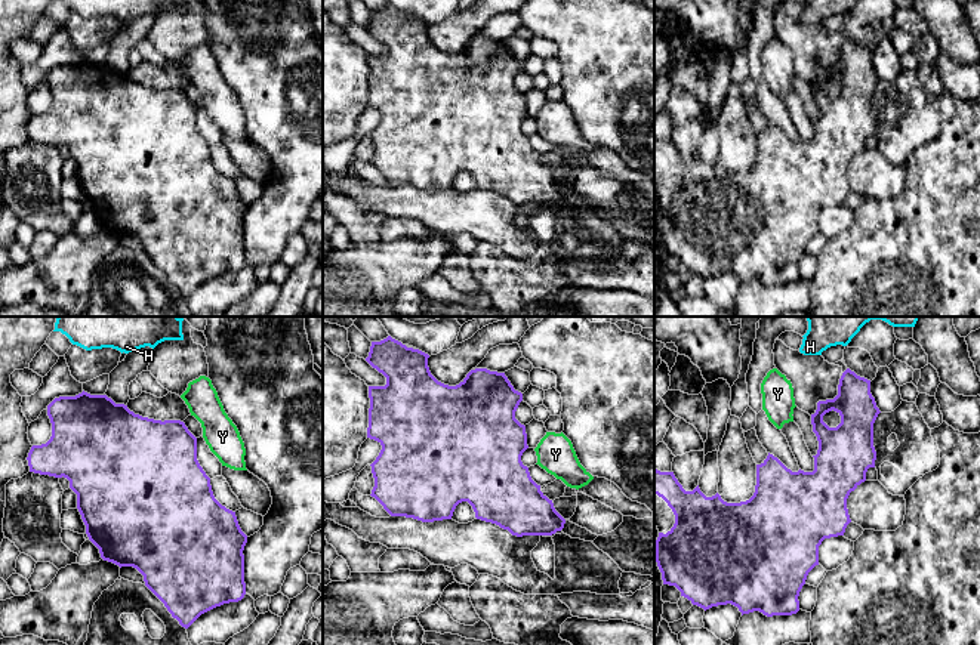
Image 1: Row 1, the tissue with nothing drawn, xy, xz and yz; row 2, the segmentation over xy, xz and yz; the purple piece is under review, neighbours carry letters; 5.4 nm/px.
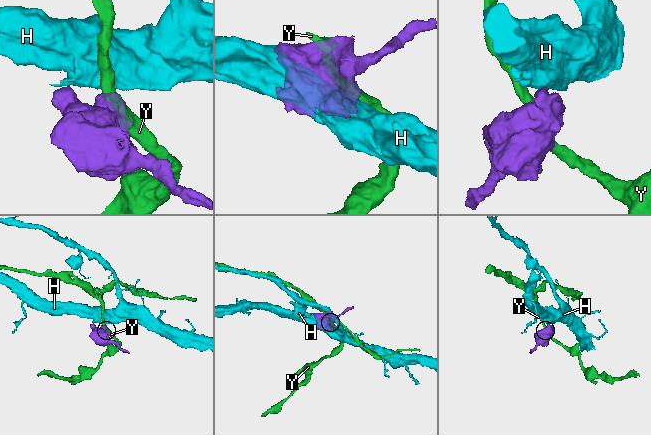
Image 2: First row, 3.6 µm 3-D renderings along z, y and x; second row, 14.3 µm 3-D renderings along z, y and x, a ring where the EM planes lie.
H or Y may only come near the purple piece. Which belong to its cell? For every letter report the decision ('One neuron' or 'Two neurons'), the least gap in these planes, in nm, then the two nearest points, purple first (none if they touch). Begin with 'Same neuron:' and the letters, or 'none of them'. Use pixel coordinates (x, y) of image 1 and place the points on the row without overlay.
Same neuron: none of them
H: Two neurons. Distance 130 nm. Across: yz (847, 37), (846, 14)
Y: Two neurons. Distance 40 nm. Across: xy (196, 107), (203, 105)

